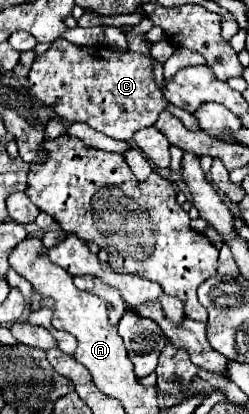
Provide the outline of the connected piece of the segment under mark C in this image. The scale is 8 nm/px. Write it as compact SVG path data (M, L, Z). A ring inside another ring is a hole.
M63 38L55 40L45 54L37 56L29 72L29 86L39 100L67 122L85 122L125 142L133 138L135 130L153 126L169 104L157 88L149 54L117 52L101 44L77 46Z

